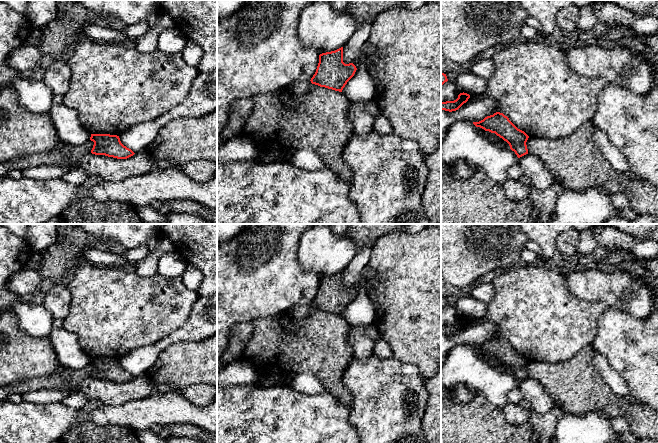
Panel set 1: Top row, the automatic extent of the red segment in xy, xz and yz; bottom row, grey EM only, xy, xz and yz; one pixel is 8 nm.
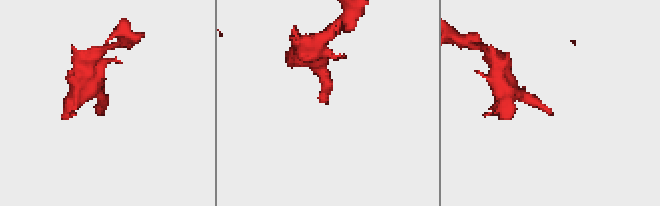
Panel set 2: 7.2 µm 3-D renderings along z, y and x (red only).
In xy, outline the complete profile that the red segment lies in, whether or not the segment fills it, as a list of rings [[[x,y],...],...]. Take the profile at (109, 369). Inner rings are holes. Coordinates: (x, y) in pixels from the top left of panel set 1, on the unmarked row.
[[[91,358],[90,364],[94,366],[91,377],[95,379],[127,383],[135,378],[131,373],[121,367],[117,359]]]

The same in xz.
[[[343,271],[319,279],[319,287],[311,307],[342,316],[357,292],[353,287],[343,286]]]

